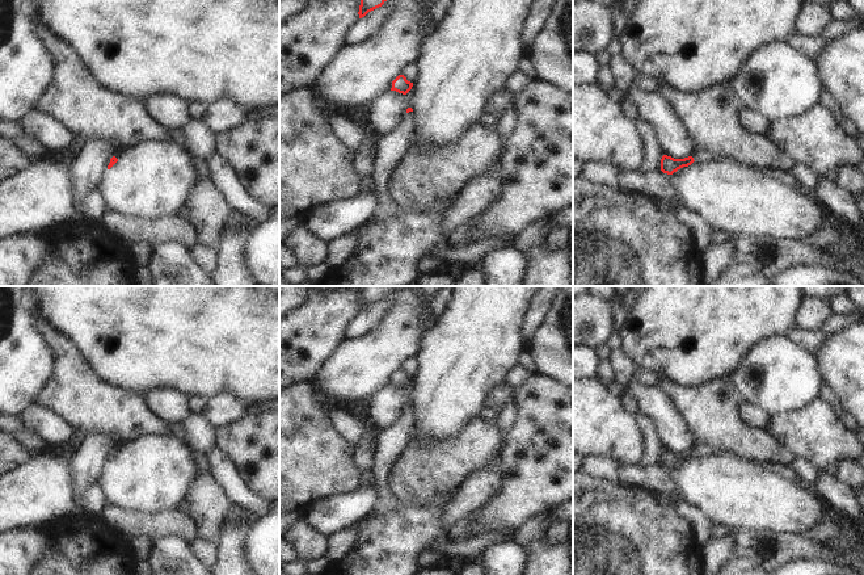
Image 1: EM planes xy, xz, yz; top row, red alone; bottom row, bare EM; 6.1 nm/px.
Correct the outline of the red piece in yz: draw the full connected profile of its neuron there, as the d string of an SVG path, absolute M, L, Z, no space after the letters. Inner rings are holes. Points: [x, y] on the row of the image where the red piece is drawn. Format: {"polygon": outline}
{"polygon": "M696 150L691 156L684 159L674 159L671 156L663 155L661 159L661 171L667 175L673 175L678 169L683 167L691 165L694 161L697 163L709 163L709 161L733 161L736 163L736 159L732 156L709 151L709 150Z"}

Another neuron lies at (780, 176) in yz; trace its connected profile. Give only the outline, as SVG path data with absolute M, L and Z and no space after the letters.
M759 169L764 175L772 177L777 182L783 184L784 186L791 186L798 190L802 190L802 185L796 181L791 173L781 171L781 169Z

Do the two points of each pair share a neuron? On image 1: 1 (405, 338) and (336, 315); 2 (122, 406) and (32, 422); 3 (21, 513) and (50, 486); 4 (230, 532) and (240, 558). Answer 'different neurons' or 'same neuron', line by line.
1: different neurons
2: different neurons
3: same neuron
4: same neuron

